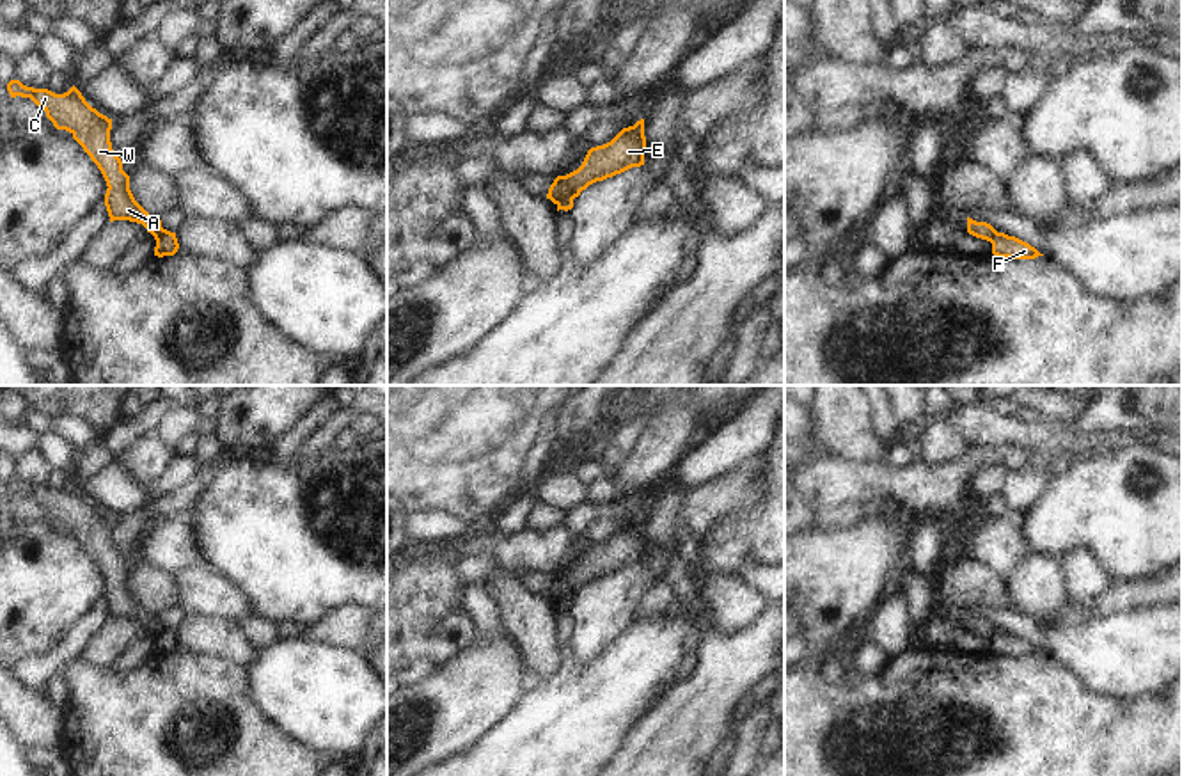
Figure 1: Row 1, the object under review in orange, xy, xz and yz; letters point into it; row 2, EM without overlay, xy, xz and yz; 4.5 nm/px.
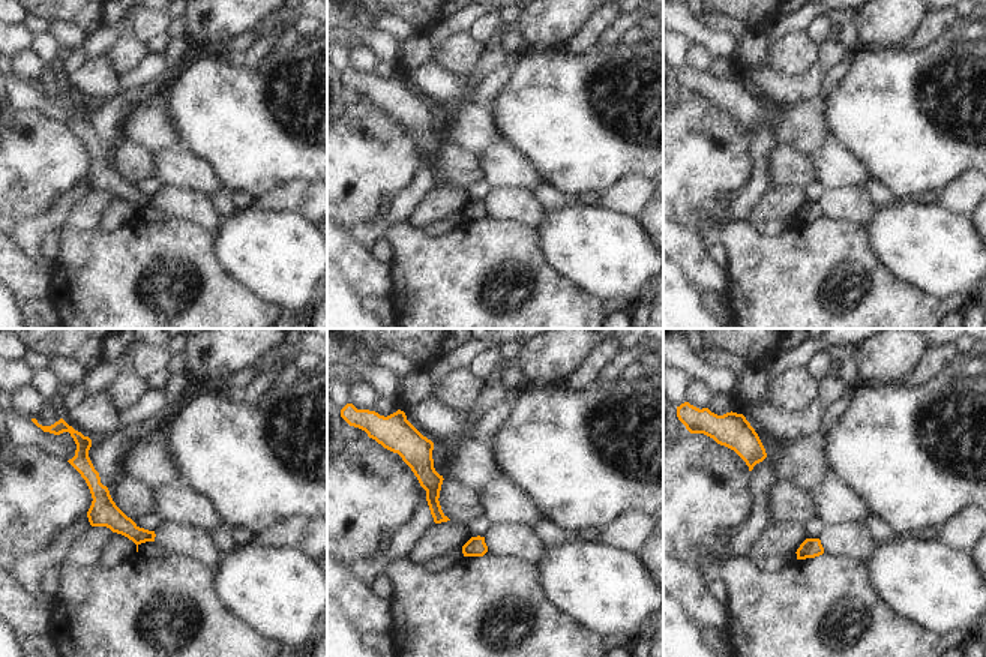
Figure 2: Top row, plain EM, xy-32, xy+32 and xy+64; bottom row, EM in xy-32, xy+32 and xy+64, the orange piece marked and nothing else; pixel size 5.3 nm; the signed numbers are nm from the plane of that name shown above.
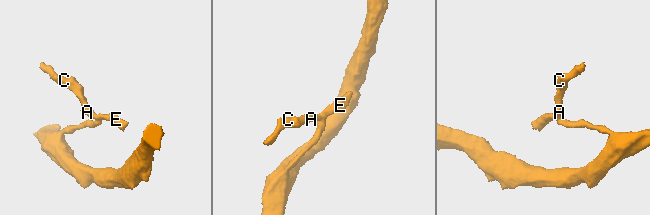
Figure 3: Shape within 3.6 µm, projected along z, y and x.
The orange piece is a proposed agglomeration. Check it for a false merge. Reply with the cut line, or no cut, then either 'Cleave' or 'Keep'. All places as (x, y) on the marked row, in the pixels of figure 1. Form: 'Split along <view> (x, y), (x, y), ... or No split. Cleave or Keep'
Split along xy (169, 231), (157, 240). Cleave.

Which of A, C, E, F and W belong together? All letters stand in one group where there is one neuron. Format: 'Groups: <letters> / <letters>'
Groups: A C E W / F.

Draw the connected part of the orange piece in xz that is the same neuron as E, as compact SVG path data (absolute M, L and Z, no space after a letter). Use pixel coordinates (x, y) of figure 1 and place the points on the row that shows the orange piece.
M641 119L634 126L623 128L611 142L591 147L577 170L557 176L548 188L547 199L554 204L575 199L596 181L603 181L632 167L641 167L644 165L644 151L644 119Z

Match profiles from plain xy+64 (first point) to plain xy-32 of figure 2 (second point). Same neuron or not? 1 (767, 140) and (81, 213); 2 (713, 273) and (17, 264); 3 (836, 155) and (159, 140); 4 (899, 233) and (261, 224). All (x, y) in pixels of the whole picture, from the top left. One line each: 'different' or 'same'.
1: different
2: same
3: different
4: same

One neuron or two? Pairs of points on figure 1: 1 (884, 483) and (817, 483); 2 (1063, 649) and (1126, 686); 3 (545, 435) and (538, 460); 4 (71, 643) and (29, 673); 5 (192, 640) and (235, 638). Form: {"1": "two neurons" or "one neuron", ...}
{"1": "one neuron", "2": "one neuron", "3": "one neuron", "4": "one neuron", "5": "one neuron"}

